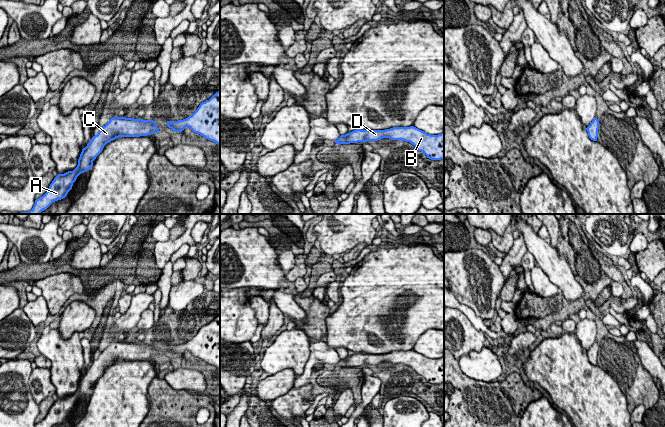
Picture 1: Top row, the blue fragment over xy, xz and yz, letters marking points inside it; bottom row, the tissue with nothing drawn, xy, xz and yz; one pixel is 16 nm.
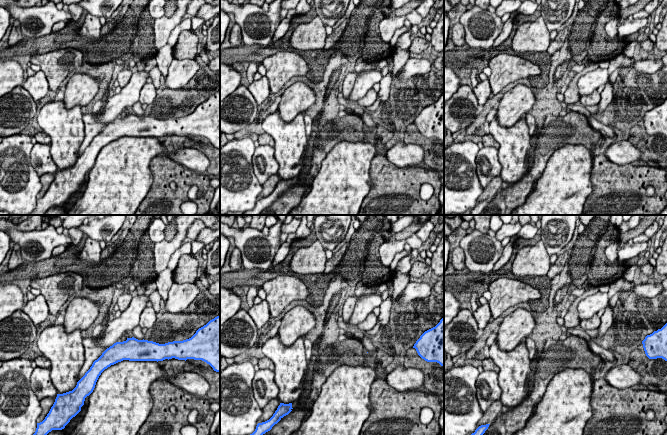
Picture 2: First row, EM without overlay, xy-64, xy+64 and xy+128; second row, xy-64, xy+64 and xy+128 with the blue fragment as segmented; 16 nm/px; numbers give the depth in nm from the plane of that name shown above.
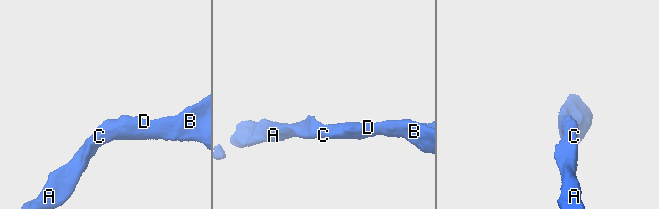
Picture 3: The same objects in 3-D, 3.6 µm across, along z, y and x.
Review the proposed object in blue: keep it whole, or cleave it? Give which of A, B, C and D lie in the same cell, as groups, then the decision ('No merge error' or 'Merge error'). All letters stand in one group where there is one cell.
Groups: A B C D. No merge error

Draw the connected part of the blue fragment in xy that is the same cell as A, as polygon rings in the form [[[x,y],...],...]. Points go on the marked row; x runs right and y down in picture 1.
[[[115,116],[102,127],[97,135],[82,149],[78,165],[73,171],[58,174],[50,184],[47,192],[35,200],[33,208],[28,212],[17,214],[40,214],[53,202],[65,198],[72,189],[77,177],[93,166],[93,161],[102,152],[104,146],[119,137],[140,137],[158,133],[159,129],[153,120],[134,119]]]

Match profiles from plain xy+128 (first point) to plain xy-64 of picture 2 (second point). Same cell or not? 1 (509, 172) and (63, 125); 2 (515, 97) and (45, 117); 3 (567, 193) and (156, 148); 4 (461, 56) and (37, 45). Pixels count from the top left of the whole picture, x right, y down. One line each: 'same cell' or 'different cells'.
1: same cell
2: different cells
3: same cell
4: same cell

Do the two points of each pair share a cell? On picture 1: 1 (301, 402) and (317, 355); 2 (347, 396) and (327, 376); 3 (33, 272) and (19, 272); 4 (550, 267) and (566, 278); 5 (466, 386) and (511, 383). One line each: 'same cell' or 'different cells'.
1: same cell
2: different cells
3: same cell
4: same cell
5: same cell

